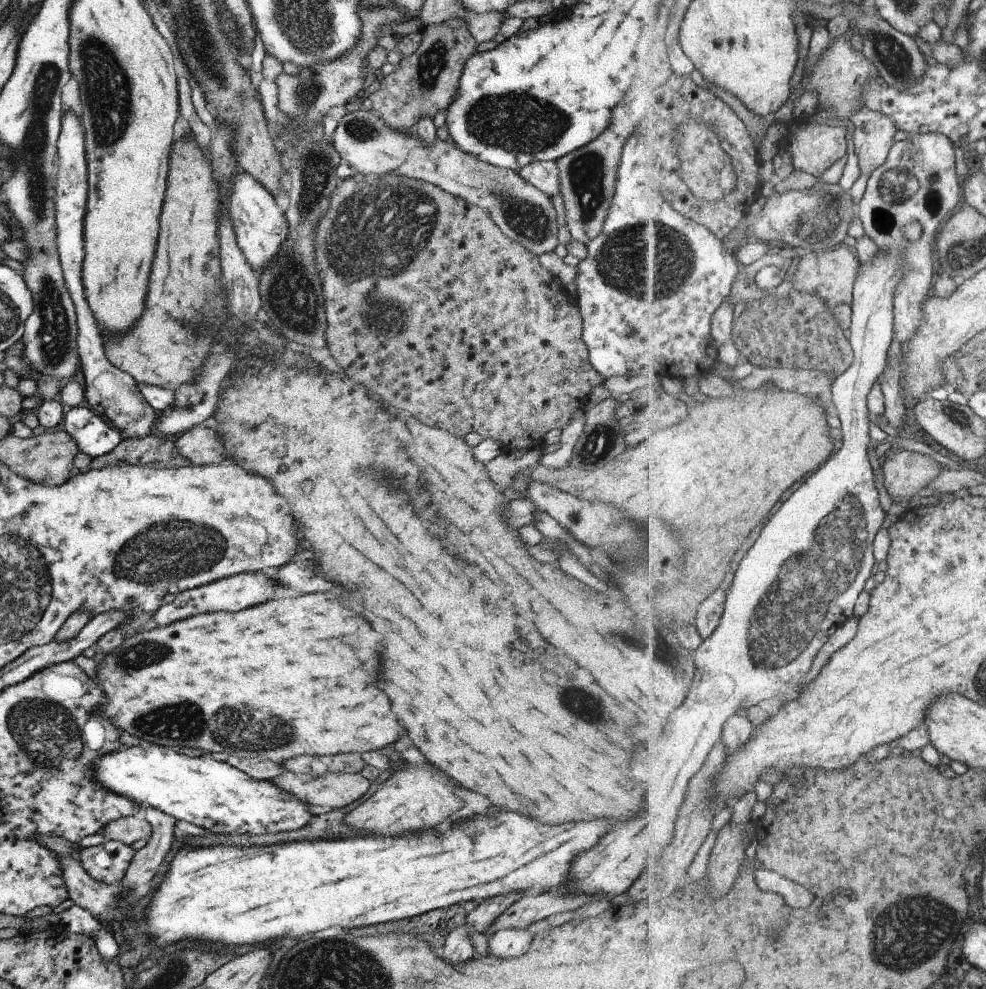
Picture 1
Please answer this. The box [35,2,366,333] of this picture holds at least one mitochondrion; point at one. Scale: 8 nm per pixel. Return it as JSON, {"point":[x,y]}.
{"point":[108,89]}

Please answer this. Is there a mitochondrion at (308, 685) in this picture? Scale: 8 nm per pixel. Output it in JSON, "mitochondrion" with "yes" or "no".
{"mitochondrion":"no"}

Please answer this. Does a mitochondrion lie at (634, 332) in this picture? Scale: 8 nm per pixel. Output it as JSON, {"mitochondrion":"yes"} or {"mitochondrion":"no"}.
{"mitochondrion":"yes"}

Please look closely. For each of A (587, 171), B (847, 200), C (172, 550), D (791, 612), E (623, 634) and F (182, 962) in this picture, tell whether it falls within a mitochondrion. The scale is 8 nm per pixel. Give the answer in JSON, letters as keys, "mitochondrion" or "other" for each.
{"A":"mitochondrion","B":"mitochondrion","C":"mitochondrion","D":"mitochondrion","E":"mitochondrion","F":"mitochondrion"}

